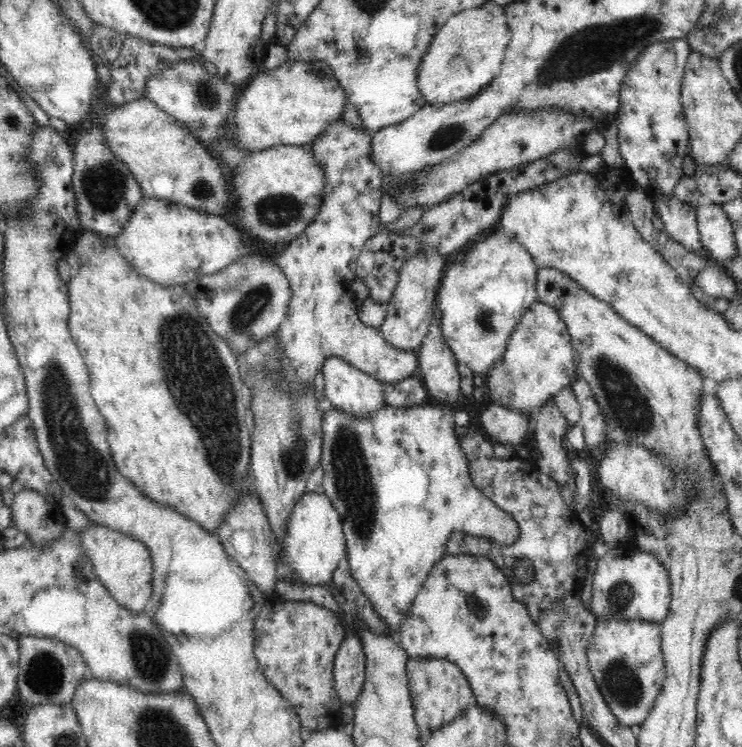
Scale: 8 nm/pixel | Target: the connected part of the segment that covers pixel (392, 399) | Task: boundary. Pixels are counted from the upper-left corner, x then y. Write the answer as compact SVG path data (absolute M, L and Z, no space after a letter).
M418 375L410 376L398 383L383 384L386 404L395 407L411 407L428 400L428 389Z

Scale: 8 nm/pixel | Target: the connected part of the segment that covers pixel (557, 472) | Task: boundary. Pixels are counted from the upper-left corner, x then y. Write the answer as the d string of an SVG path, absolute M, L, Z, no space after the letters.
M554 397L544 403L534 419L536 426L532 436L538 442L538 449L542 454L542 457L536 458L537 467L558 485L567 486L568 480L573 476L572 459L563 442L569 424Z

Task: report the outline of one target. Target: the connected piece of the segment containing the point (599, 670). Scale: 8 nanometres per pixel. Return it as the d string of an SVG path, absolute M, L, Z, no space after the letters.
M602 617L587 646L587 657L610 711L620 724L637 729L648 718L667 675L660 623Z

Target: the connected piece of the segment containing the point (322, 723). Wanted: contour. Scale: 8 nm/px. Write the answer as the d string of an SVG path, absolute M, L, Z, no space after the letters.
M309 601L266 602L254 620L255 657L268 682L288 701L299 716L301 725L312 730L325 730L342 725L342 705L334 688L334 658L346 630L336 613Z

